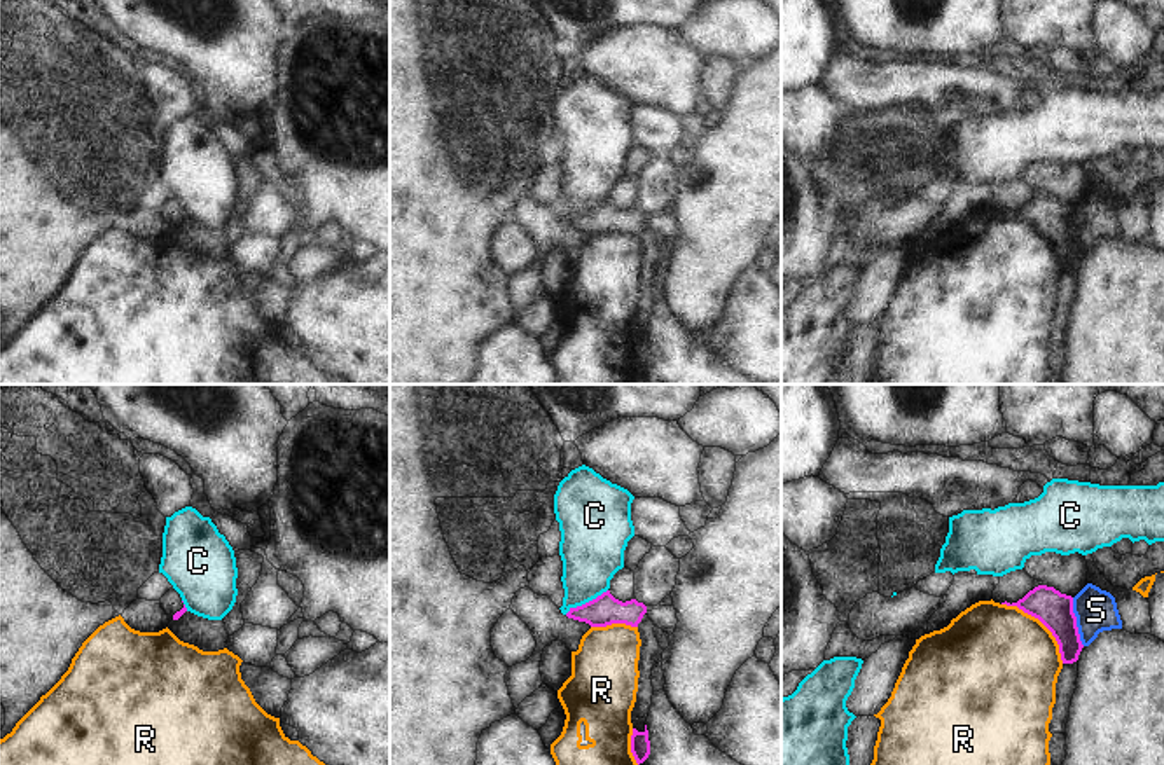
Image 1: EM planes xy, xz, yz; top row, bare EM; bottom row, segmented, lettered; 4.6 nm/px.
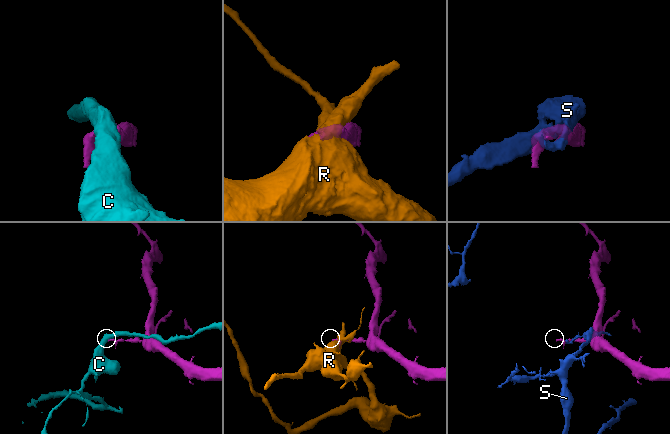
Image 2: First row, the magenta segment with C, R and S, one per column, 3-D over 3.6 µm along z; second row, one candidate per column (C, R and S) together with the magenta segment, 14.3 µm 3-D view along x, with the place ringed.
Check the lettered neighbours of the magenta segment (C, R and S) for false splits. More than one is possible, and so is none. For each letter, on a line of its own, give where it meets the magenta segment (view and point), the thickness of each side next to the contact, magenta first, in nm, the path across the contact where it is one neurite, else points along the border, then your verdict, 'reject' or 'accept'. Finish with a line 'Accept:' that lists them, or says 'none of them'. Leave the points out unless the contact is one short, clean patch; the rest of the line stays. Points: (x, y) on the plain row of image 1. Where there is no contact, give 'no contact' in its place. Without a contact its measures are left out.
C: xz (586, 212) | 140/300 nm | reject
R: yz (1042, 231) | 170/500 nm | reject
S: yz (1075, 231) | 170/190 nm | reject
Accept: none of them

